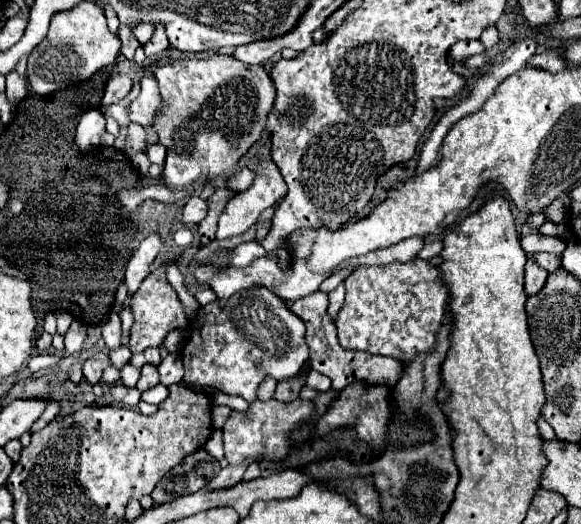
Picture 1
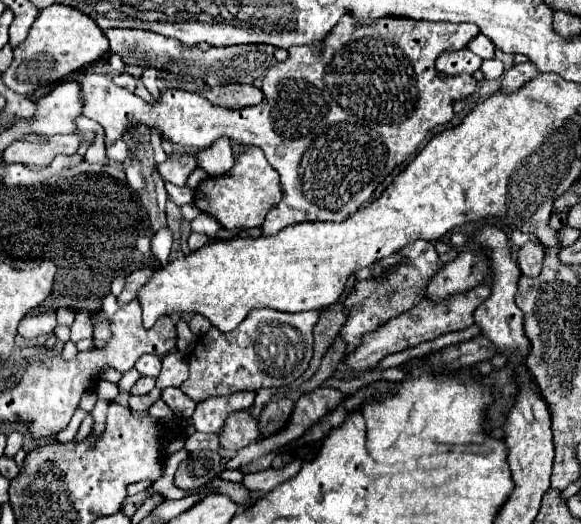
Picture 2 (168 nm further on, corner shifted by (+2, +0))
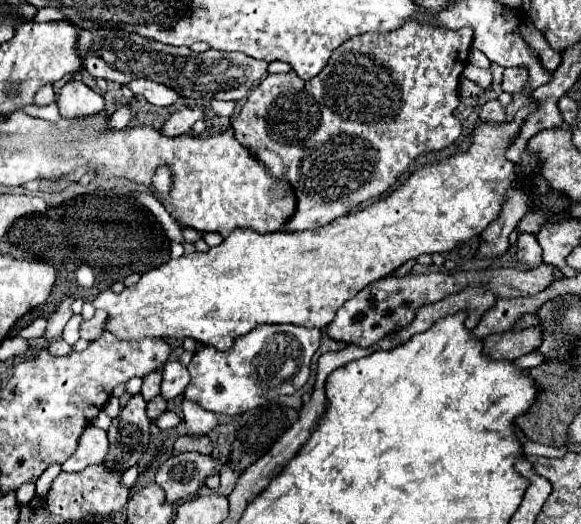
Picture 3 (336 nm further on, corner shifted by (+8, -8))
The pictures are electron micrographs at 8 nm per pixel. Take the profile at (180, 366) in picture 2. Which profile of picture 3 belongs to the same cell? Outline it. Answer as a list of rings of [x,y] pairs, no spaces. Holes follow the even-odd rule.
[[[168,361],[164,365],[164,381],[162,381],[162,397],[166,401],[176,399],[184,393],[186,385],[190,383],[190,373],[180,361]]]

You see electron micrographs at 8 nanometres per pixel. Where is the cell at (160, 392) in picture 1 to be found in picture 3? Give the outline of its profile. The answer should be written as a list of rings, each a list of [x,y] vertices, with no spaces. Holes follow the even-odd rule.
[[[166,411],[166,413],[162,413],[158,419],[156,419],[156,425],[160,427],[160,429],[172,429],[172,427],[176,427],[180,423],[180,417],[176,415],[176,413],[172,413],[172,411]]]

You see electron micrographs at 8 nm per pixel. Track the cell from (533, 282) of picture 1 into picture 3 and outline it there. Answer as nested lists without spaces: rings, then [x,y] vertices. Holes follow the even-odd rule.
[[[520,233],[518,235],[518,259],[532,267],[538,267],[542,263],[542,249],[538,249],[538,241],[532,233]]]

